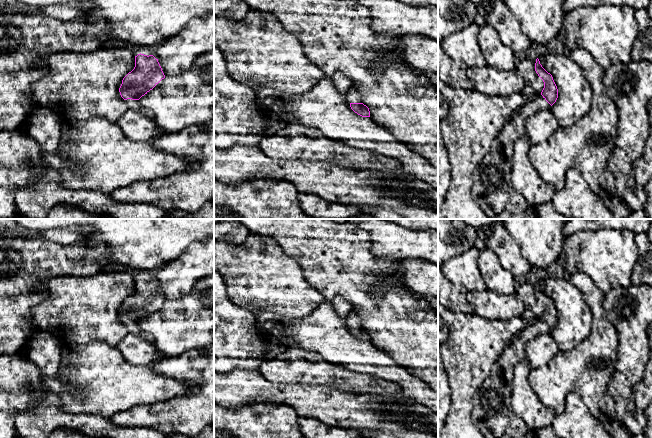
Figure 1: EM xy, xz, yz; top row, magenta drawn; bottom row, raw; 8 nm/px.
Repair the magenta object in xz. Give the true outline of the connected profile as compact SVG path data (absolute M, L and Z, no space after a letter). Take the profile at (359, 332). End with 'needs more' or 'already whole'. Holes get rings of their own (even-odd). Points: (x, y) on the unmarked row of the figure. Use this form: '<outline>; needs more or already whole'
M355 308L347 317L346 321L351 333L362 341L370 341L369 332L363 328L359 309Z; needs more

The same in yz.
M536 283L535 295L544 306L540 318L528 322L521 335L509 344L492 367L490 376L475 394L472 422L485 438L537 438L512 410L511 392L514 367L525 361L526 344L535 337L549 333L558 322L553 301Z; needs more

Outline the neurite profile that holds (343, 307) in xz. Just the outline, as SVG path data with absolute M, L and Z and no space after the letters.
M342 296L334 297L331 300L331 303L340 318L346 319L346 317L355 309L353 303Z

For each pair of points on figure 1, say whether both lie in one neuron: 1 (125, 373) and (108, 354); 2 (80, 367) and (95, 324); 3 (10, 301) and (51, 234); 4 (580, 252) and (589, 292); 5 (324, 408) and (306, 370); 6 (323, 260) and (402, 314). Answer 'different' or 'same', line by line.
1: same
2: different
3: different
4: different
5: different
6: same

